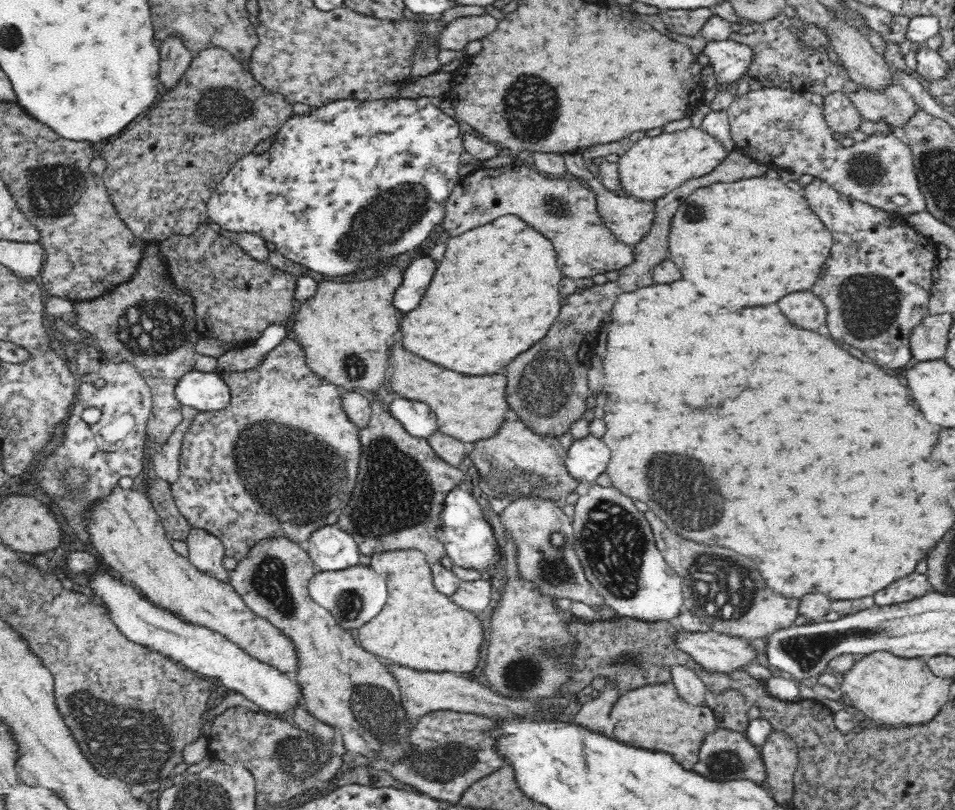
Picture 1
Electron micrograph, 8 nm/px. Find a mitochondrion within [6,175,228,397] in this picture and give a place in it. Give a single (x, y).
(152, 327)

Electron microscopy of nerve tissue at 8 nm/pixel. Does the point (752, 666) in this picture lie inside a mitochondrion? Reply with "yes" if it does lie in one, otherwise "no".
no

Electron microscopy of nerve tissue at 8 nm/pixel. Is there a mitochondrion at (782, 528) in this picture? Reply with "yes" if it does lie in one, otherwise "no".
no

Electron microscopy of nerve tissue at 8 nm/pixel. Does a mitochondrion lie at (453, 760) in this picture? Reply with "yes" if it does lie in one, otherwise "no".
yes

